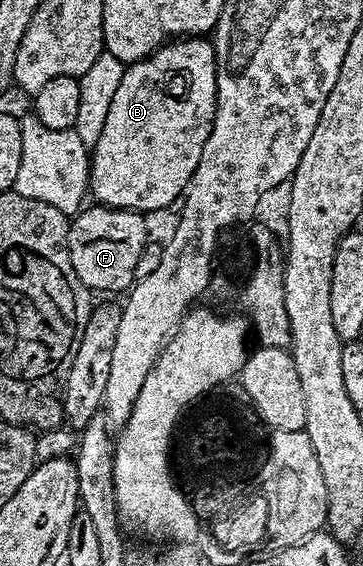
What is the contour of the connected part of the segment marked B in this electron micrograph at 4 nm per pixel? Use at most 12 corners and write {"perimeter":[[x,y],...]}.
{"perimeter":[[215,46],[128,64],[90,150],[112,209],[182,198],[215,126]]}

